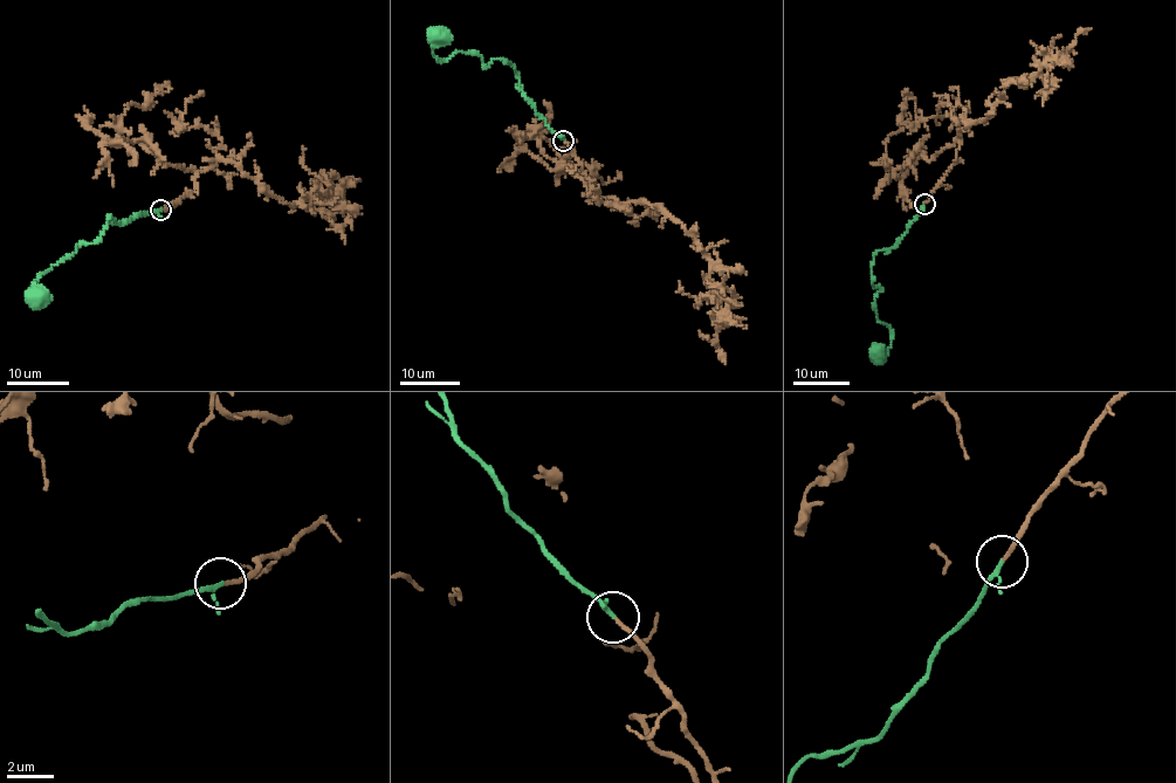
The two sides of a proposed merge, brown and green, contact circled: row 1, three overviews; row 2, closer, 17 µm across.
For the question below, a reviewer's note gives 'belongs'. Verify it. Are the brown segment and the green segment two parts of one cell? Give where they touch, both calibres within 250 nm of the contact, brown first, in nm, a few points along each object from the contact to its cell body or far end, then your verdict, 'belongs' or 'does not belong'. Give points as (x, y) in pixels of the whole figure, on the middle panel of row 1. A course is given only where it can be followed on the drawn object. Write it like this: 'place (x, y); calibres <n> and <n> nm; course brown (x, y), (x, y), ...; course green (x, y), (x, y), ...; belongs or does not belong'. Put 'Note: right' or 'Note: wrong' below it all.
place (563, 141); calibres 180 and 160 nm; course brown (564, 141), (598, 201), (660, 208), (695, 240), (712, 262), (709, 284), (728, 303), (715, 343), (724, 363); course green (564, 141), (524, 95), (509, 63), (494, 57), (487, 66), (460, 50), (438, 59), (432, 52), (441, 27); belongs
Note: right

